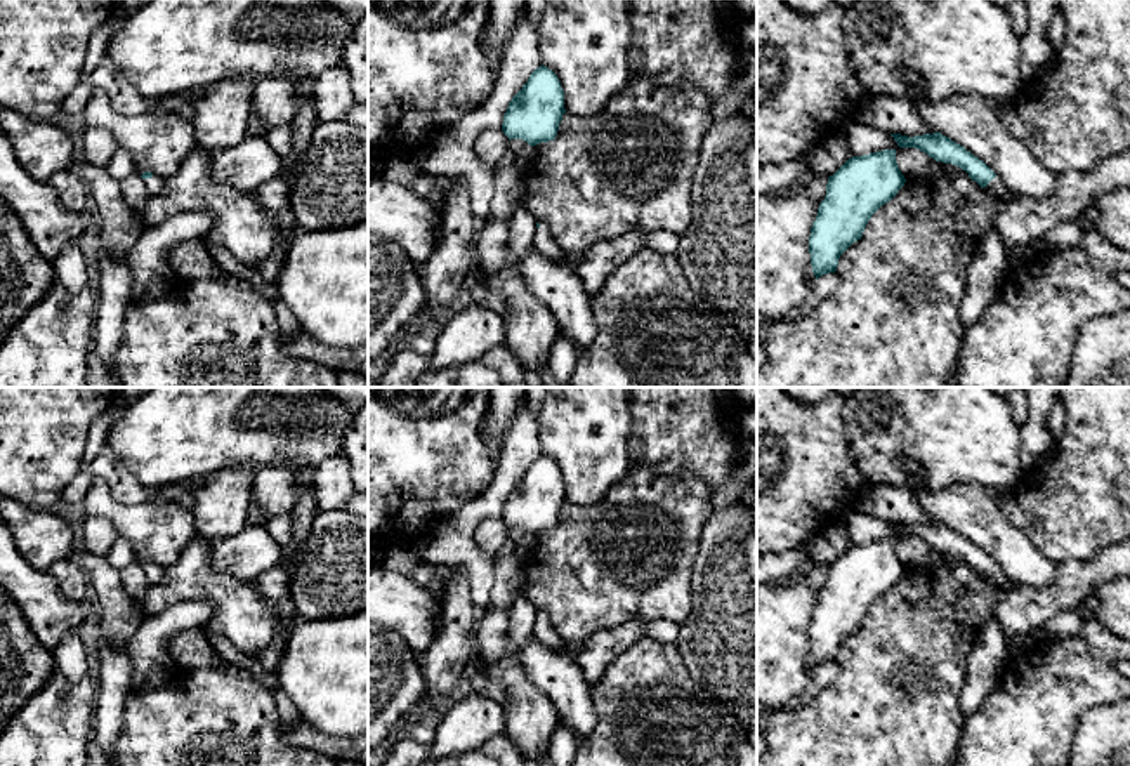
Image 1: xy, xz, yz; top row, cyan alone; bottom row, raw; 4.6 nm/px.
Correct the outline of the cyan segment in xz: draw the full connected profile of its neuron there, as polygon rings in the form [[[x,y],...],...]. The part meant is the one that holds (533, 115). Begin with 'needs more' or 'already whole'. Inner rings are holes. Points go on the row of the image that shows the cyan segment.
already whole | [[[542,64],[509,102],[502,130],[509,141],[522,139],[536,146],[555,139],[564,113],[561,82],[552,69]]]

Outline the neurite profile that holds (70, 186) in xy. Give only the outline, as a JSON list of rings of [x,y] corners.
[[[75,167],[56,172],[49,184],[56,189],[62,207],[71,214],[90,210],[89,188]]]

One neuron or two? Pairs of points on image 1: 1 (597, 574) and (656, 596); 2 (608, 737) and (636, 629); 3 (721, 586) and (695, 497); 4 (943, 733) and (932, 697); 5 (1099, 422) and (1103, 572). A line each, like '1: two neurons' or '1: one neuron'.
1: one neuron
2: two neurons
3: two neurons
4: one neuron
5: two neurons

